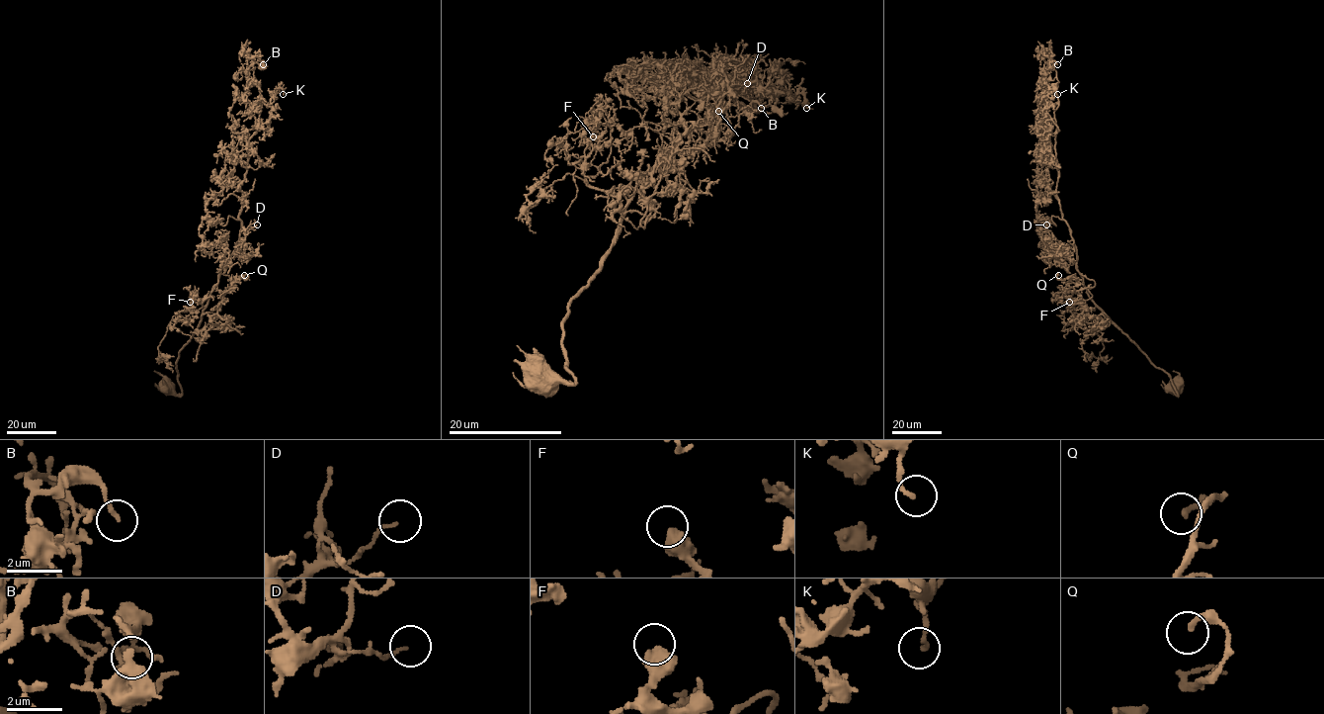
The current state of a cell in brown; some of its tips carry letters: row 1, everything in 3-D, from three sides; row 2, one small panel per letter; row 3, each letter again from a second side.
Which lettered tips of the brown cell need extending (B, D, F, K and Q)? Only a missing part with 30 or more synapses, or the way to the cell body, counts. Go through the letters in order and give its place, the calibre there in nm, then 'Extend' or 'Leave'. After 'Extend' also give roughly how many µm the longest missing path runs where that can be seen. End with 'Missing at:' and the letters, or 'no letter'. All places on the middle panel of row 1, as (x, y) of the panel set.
B: Place: (761, 108). Thickness 130 nm. Leave
D: Place: (747, 83). Thickness 110 nm. Leave
F: Place: (593, 136). Thickness 550 nm. Leave
K: Place: (806, 108). Thickness 150 nm. Leave
Q: Place: (718, 111). Thickness 200 nm. Leave
Missing at: no letter

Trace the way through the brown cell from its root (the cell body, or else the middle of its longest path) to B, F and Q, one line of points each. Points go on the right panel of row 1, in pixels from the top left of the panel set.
B: (1177, 386), (1178, 395), (1171, 378), (1089, 297), (1077, 268), (1056, 192), (1057, 81), (1049, 63), (1057, 64)
F: (1177, 386), (1178, 395), (1171, 378), (1097, 306), (1083, 312), (1079, 306), (1071, 308), (1069, 302)
Q: (1177, 386), (1178, 395), (1089, 297), (1081, 274), (1093, 279), (1068, 291), (1071, 279), (1058, 275)

